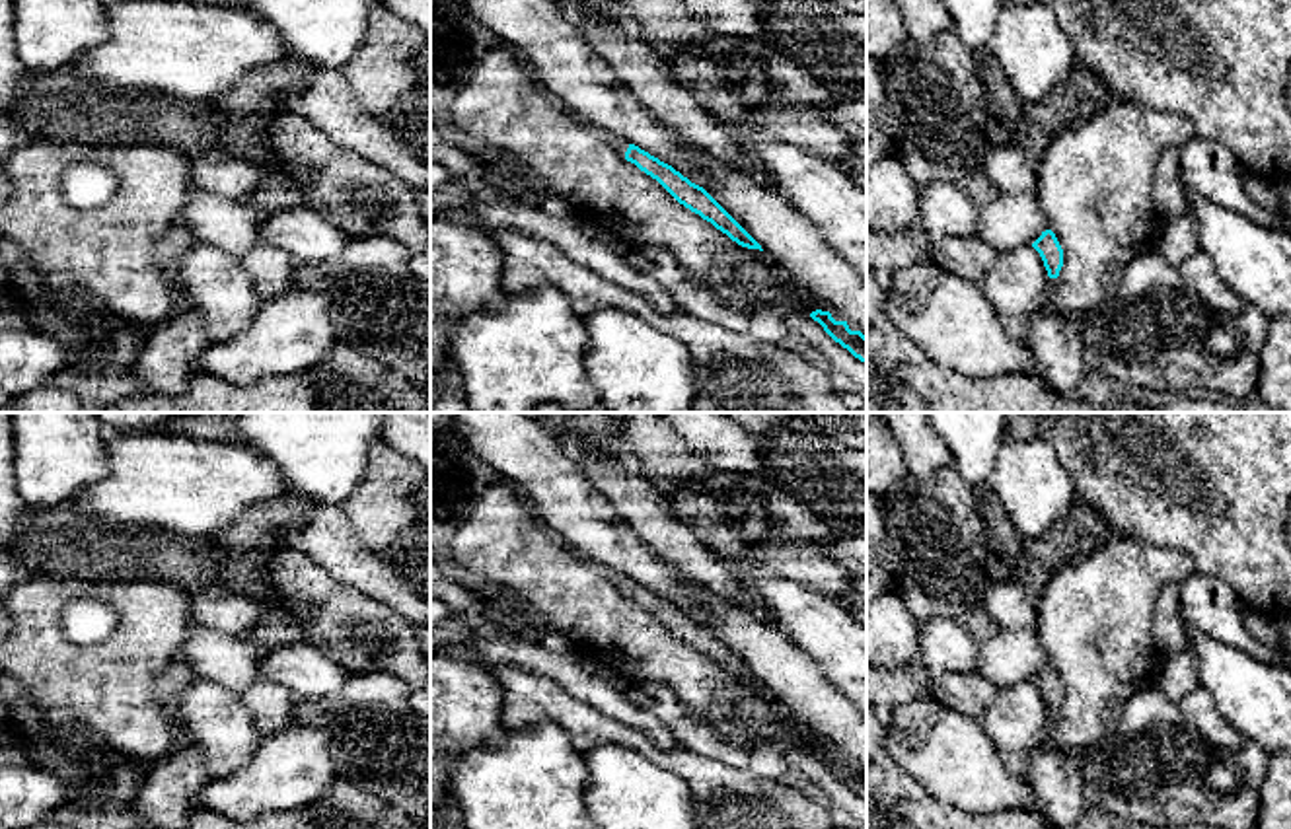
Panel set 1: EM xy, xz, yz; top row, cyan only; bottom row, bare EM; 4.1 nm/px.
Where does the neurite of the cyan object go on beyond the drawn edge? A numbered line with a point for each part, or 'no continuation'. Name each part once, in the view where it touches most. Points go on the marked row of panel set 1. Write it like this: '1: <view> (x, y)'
1: xz (620, 144)

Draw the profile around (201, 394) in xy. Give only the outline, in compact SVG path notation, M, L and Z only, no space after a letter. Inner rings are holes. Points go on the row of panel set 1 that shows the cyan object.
M201 370L181 395L140 389L105 413L310 413L310 374L265 378L240 387Z

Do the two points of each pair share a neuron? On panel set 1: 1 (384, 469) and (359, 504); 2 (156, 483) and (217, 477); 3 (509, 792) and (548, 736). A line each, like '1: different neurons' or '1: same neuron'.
1: same neuron
2: same neuron
3: same neuron

